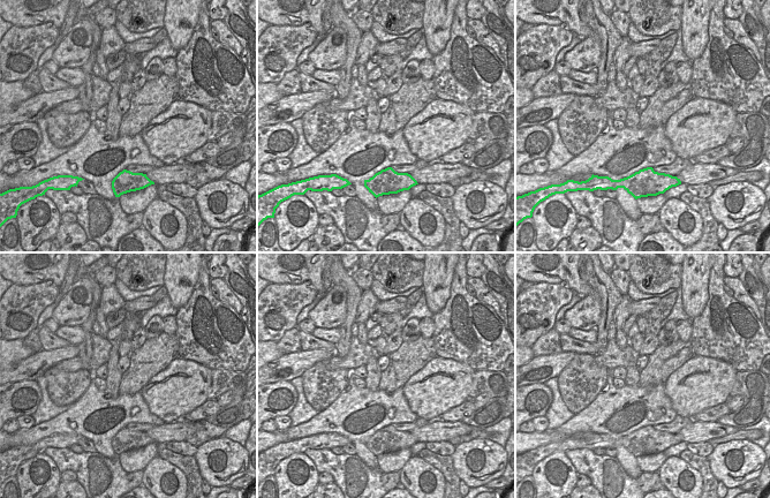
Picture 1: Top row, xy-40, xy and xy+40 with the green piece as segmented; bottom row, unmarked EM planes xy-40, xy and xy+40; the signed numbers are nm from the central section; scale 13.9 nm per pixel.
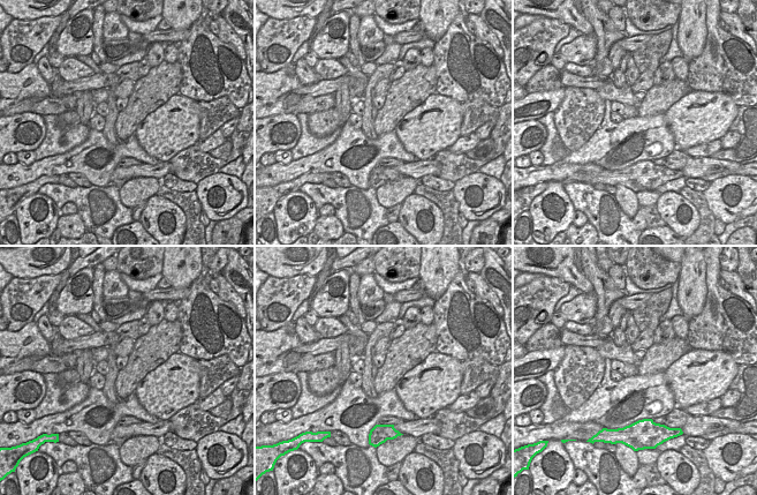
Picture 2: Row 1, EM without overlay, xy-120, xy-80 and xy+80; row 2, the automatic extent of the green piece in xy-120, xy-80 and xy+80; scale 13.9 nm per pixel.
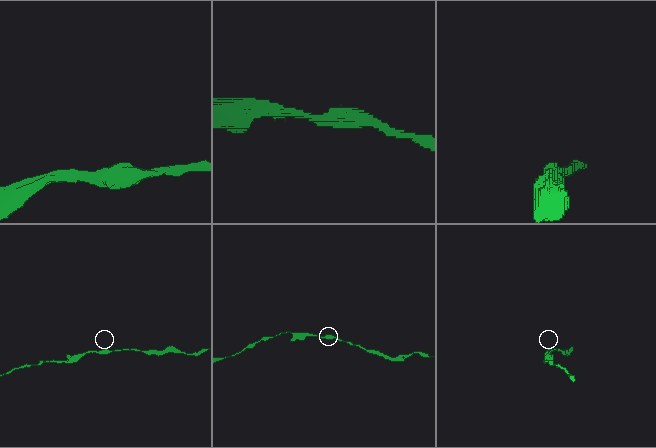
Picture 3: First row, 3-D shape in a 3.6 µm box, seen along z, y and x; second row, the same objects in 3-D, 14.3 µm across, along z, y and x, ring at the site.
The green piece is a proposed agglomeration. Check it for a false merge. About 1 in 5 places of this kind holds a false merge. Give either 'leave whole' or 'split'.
leave whole

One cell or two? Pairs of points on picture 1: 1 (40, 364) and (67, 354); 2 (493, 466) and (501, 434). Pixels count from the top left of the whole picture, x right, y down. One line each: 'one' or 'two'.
1: one
2: two

